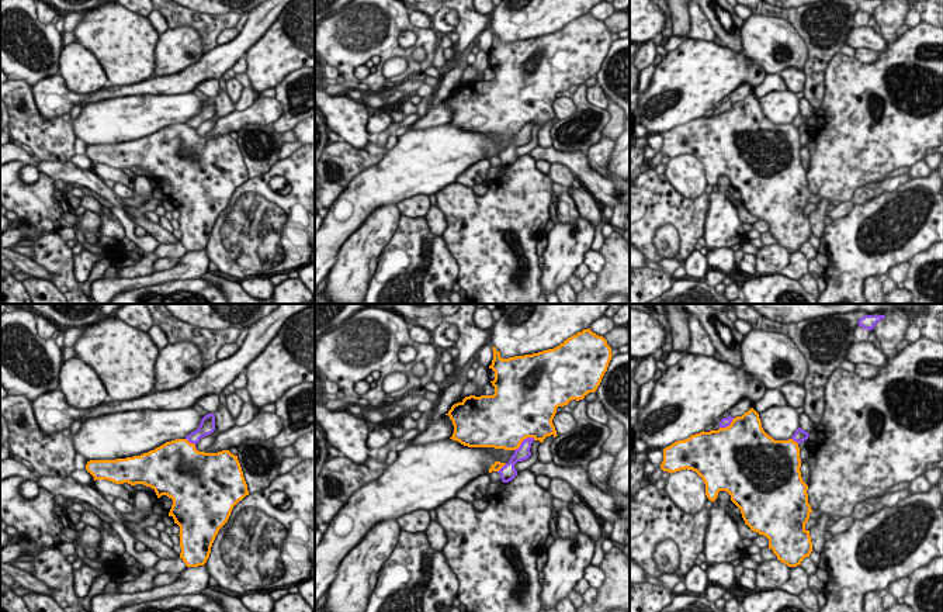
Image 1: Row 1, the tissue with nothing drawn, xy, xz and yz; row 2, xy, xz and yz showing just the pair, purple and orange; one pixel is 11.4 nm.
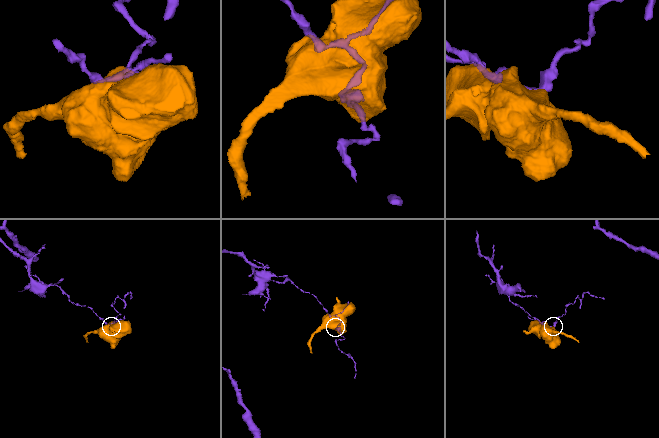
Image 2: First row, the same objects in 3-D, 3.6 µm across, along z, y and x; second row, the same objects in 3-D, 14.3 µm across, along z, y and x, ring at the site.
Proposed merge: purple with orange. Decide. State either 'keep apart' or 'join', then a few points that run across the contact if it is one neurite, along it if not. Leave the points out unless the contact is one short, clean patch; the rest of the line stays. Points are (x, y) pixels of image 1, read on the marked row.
keep apart

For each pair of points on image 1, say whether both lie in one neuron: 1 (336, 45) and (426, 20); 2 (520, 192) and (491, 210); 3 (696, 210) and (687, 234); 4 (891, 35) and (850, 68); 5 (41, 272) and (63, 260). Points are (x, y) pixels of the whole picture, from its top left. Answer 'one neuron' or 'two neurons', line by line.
1: two neurons
2: one neuron
3: one neuron
4: two neurons
5: two neurons

